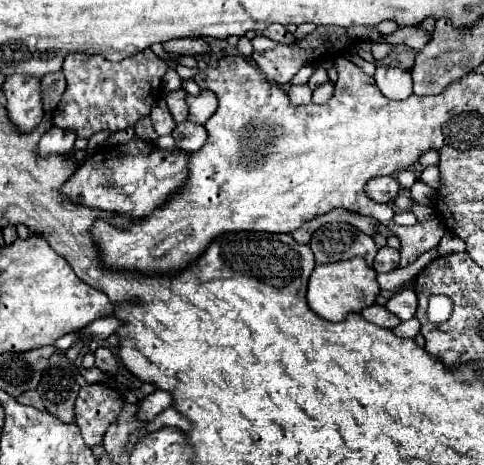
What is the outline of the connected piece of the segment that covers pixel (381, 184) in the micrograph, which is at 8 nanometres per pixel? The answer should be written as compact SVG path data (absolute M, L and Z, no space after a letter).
M390 175L390 177L374 177L366 185L368 197L378 201L378 203L392 203L396 199L398 191L400 191L400 183L396 181L394 175Z

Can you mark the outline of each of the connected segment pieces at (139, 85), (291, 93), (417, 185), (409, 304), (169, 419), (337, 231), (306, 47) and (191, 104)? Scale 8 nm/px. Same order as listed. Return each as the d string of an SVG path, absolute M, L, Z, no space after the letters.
M150 49L118 63L100 55L72 53L64 59L62 71L68 87L56 107L54 125L76 133L80 139L88 139L98 131L122 131L134 127L142 117L148 117L158 93L154 83L162 83L168 65Z
M292 85L288 89L288 97L290 97L292 105L306 105L312 97L312 91L308 85Z
M420 179L412 185L412 189L410 189L410 193L412 193L412 199L416 201L416 203L420 203L420 205L425 205L429 207L435 207L437 195L436 191L423 183Z
M408 287L396 291L396 293L384 303L384 307L386 307L390 313L394 313L400 321L412 319L414 313L416 313L416 305L418 305L416 293L414 293L412 289L408 289Z
M166 409L166 411L162 411L154 421L150 421L148 423L148 427L144 429L146 433L148 431L154 431L154 429L160 429L160 427L180 427L184 433L188 433L190 431L190 419L186 419L184 415L180 415L176 409Z
M328 223L312 233L310 249L316 257L316 263L334 263L346 261L356 255L364 257L372 267L374 255L378 251L374 239L350 223Z
M330 27L330 35L326 33L320 33L320 31L314 31L310 35L306 35L303 39L295 40L290 45L284 45L284 43L278 43L274 49L270 51L264 51L264 53L254 53L252 59L256 61L256 65L262 69L262 73L266 75L266 79L270 83L288 83L298 71L300 67L308 65L308 63L316 63L316 61L336 61L338 57L346 55L350 51L350 47L354 47L356 43L360 41L380 41L384 35L380 35L376 31L376 27Z
M202 91L200 95L186 97L188 103L188 121L192 123L206 123L210 119L210 115L214 115L218 103L216 103L216 95L212 91Z

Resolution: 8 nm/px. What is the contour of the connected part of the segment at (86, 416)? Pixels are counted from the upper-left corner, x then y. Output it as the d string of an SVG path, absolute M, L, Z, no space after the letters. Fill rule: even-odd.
M102 383L80 387L80 397L76 399L76 425L90 449L102 443L106 429L118 421L122 407L124 399L112 387Z

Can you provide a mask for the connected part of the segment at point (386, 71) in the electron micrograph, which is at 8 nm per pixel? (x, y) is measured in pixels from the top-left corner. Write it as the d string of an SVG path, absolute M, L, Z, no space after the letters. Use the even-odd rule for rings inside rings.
M378 65L374 79L382 95L388 99L406 99L412 95L412 77L400 67Z

